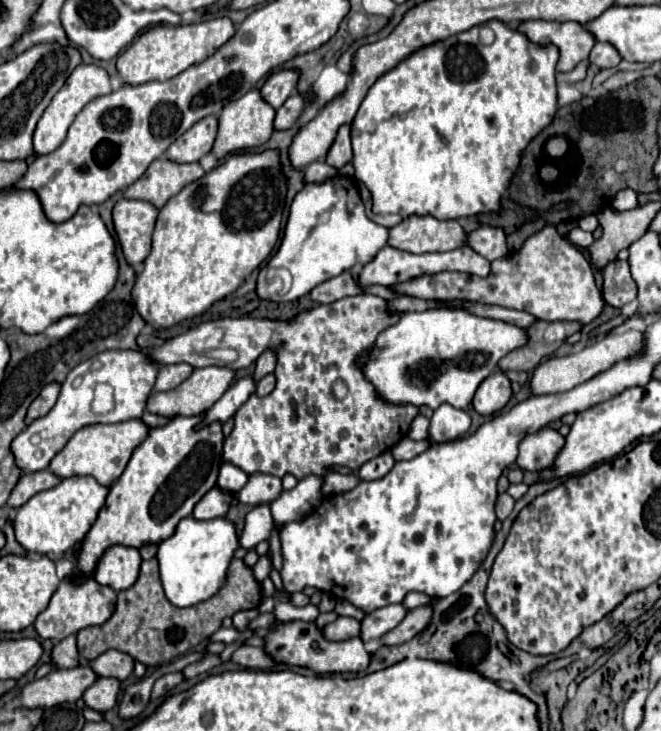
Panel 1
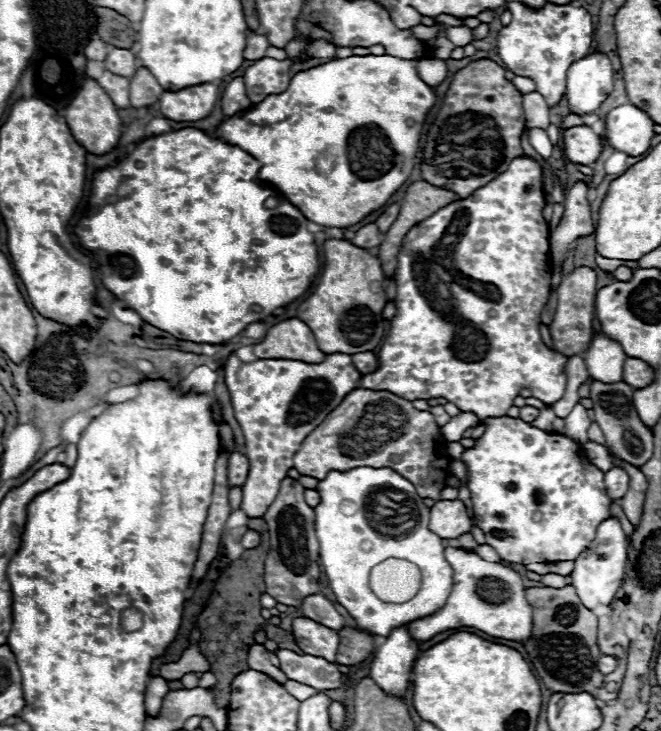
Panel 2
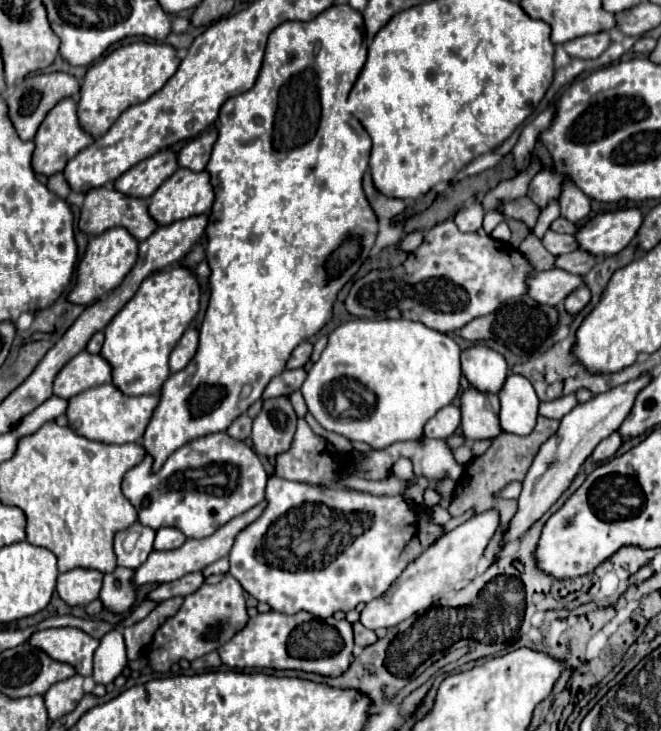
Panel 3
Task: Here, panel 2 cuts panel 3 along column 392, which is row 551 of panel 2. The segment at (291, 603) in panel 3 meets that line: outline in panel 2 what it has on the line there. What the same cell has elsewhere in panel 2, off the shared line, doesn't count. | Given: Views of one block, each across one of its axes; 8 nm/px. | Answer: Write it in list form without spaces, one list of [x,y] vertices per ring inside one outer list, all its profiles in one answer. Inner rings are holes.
[[[510,416],[486,418],[482,424],[486,426],[484,434],[472,448],[464,450],[460,460],[468,470],[466,486],[476,518],[474,524],[486,534],[486,544],[492,546],[502,560],[524,566],[530,562],[576,560],[576,556],[594,540],[598,524],[610,516],[608,504],[612,500],[604,492],[604,472],[590,464],[576,440],[562,434],[544,432]]]

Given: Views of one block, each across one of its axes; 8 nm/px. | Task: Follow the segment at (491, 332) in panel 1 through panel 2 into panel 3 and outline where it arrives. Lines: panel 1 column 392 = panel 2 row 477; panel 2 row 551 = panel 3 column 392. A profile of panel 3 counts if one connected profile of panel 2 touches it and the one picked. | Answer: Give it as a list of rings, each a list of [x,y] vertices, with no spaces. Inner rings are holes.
[[[356,318],[340,324],[330,336],[320,360],[310,368],[302,394],[308,412],[316,422],[352,442],[366,442],[374,448],[386,448],[394,442],[416,440],[422,436],[424,424],[460,394],[460,346],[438,330],[414,320],[364,320]]]

